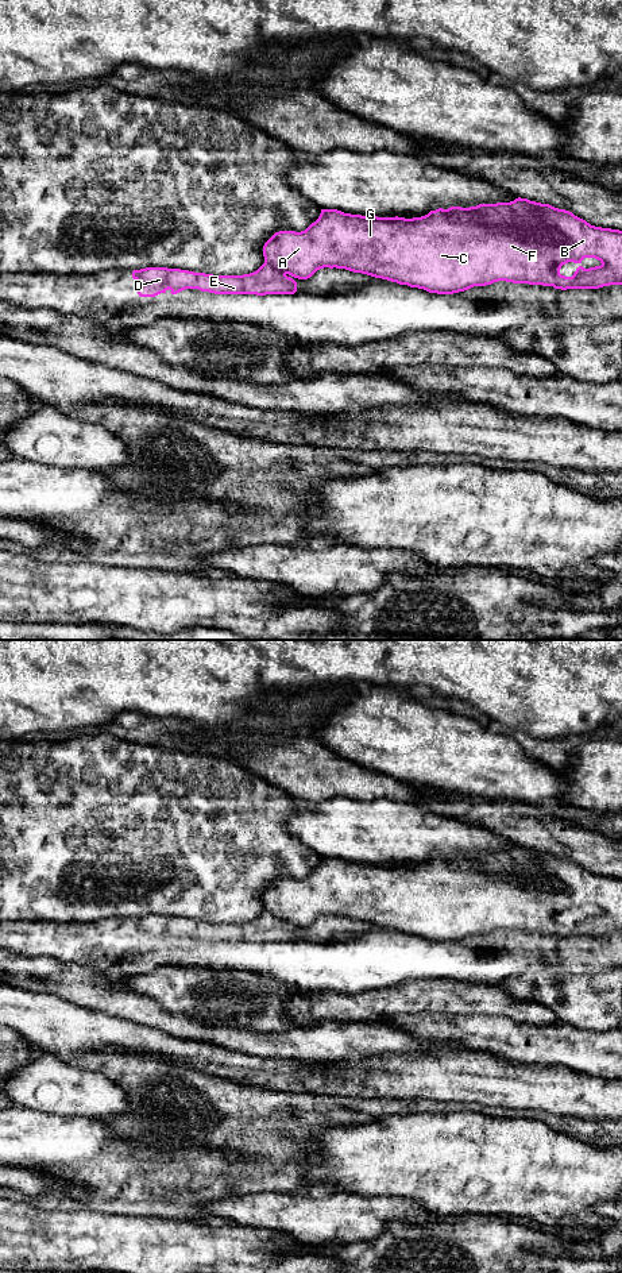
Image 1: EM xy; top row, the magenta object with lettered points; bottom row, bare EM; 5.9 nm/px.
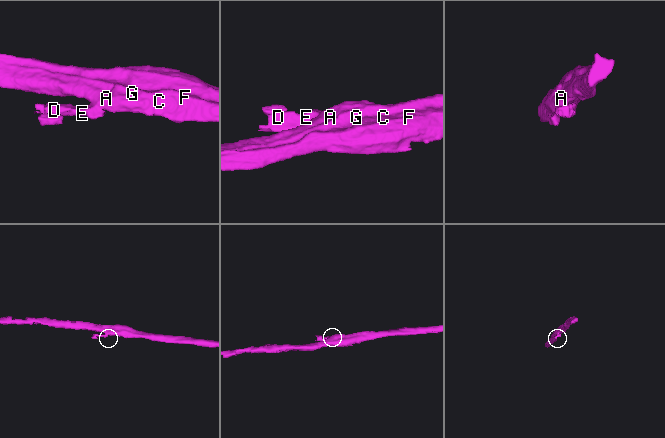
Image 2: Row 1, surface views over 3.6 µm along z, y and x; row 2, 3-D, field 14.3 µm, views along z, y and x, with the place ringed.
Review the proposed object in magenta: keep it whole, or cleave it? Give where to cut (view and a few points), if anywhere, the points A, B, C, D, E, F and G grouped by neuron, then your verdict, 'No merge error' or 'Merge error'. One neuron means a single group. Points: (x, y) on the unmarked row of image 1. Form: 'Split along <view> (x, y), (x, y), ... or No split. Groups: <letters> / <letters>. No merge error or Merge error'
Split along xy (265, 909), (285, 922). Groups: A B C F G / D E. Merge error

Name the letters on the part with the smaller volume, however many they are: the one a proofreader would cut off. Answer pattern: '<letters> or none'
D, E

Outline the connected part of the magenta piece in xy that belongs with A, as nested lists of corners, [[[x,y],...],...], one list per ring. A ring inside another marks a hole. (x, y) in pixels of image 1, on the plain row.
[[[521,845],[510,850],[479,852],[470,856],[439,856],[413,867],[362,864],[337,857],[321,857],[318,867],[305,879],[275,880],[264,891],[263,904],[266,911],[298,927],[308,927],[324,915],[336,915],[437,942],[453,942],[498,929],[553,934],[561,938],[622,933],[622,879],[595,875],[569,859]],[[584,906],[595,906],[602,913],[584,917],[580,913]],[[568,910],[580,913],[572,925],[560,922],[561,914]]]

